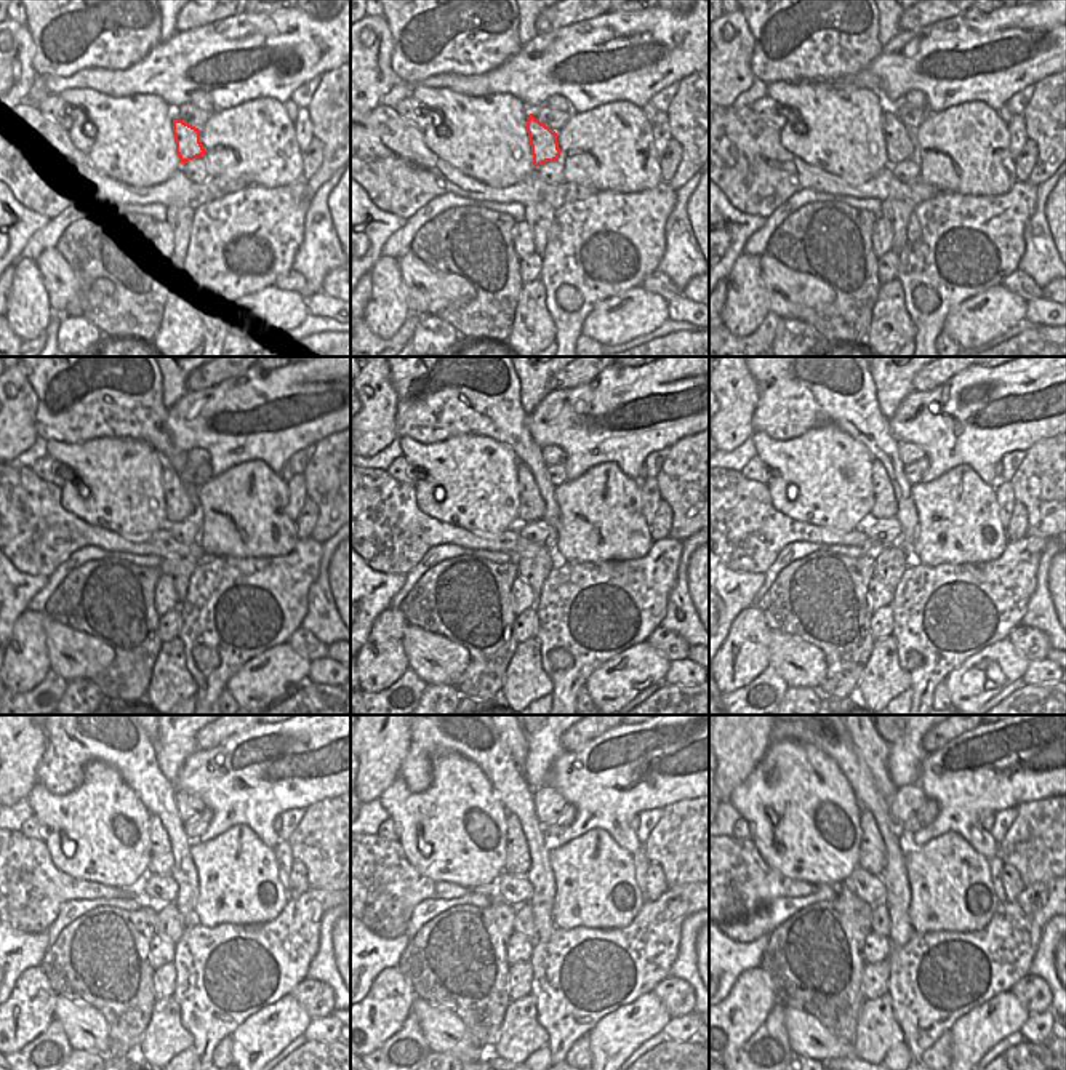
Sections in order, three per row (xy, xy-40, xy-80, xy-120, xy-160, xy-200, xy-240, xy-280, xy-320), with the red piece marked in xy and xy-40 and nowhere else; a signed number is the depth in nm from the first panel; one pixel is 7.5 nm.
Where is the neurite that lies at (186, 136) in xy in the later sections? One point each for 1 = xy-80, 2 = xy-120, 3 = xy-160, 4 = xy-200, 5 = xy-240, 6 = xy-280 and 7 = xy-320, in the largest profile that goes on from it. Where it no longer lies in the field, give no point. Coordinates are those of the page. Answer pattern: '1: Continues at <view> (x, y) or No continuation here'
1: Continues at xy-80 (898, 144)
2: Continues at xy-120 (180, 507)
3: Continues at xy-160 (532, 506)
4: Continues at xy-200 (884, 507)
5: Continues at xy-240 (160, 862)
6: Continues at xy-280 (517, 861)
7: Continues at xy-320 (871, 859).

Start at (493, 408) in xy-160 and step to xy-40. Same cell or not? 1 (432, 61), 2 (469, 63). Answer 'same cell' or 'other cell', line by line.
1: same cell
2: same cell

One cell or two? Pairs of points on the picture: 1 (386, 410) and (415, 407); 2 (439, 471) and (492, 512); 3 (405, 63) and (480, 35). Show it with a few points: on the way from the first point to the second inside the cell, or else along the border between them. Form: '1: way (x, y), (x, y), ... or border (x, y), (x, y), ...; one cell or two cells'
1: border (389, 373), (396, 394), (394, 424), (397, 437); two cells
2: way (452, 472), (479, 499); one cell
3: way (424, 64), (431, 63), (455, 39), (461, 39); one cell

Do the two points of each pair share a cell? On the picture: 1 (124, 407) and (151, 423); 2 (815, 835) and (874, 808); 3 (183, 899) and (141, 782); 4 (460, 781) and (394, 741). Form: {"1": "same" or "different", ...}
{"1": "same", "2": "different", "3": "same", "4": "different"}

